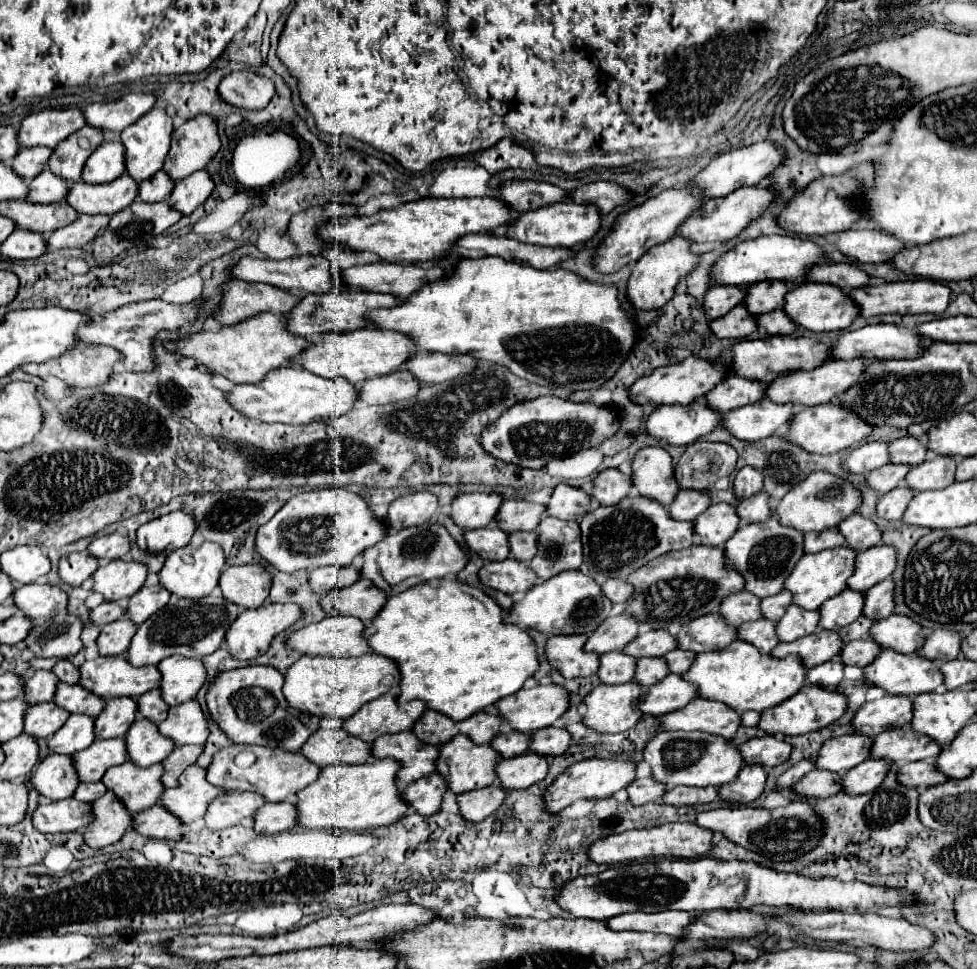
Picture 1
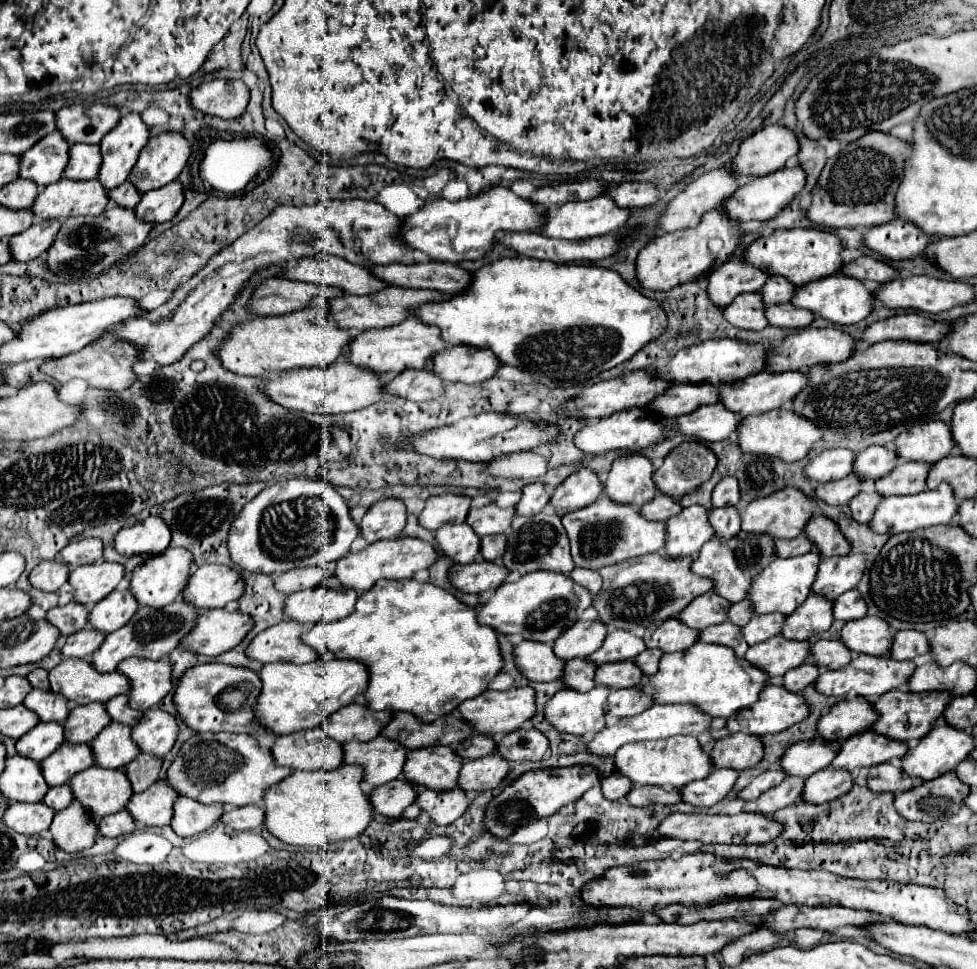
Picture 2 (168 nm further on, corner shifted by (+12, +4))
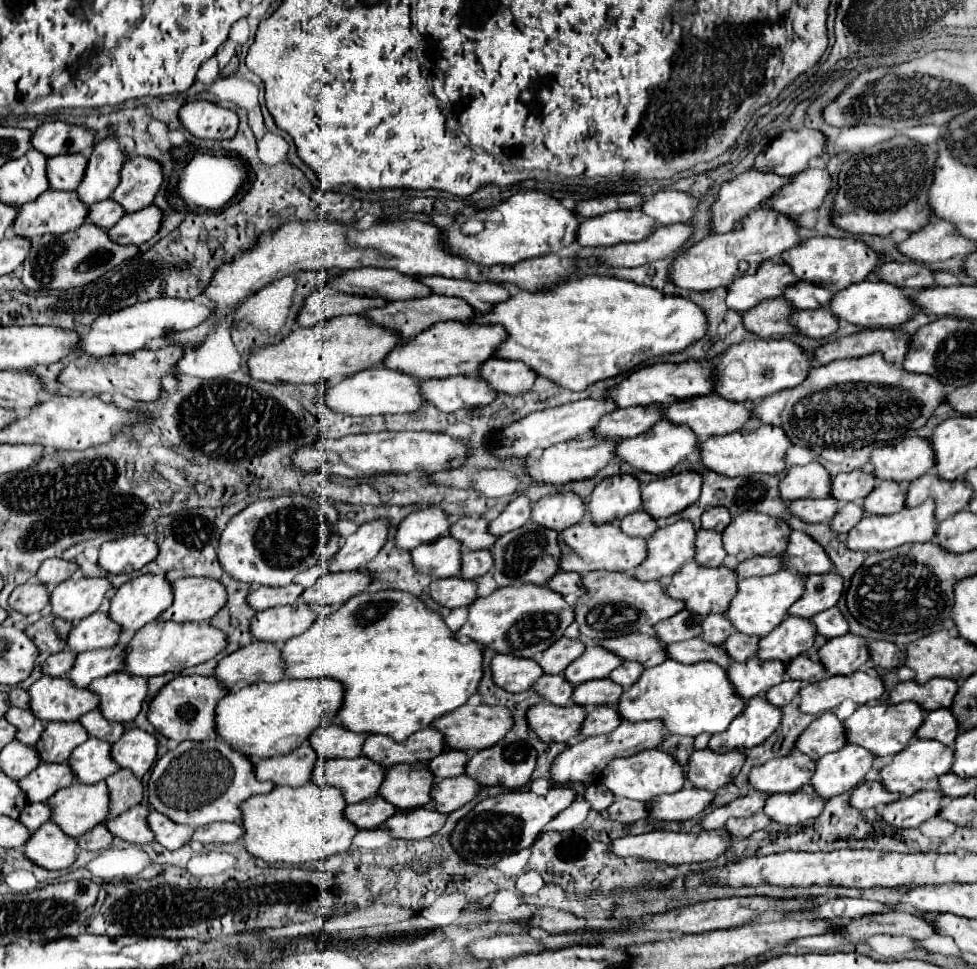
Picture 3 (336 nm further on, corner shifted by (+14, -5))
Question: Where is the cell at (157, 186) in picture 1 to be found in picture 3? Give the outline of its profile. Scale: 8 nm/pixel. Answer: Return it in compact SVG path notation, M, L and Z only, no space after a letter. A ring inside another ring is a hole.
M109 198L109 200L103 200L103 202L97 202L97 204L89 206L87 222L93 222L95 226L101 226L103 230L109 230L111 226L115 226L119 222L119 218L123 214L125 214L123 208Z

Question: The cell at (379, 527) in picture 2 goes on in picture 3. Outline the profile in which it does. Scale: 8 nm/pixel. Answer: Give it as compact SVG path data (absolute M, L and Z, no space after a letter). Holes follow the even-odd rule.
M373 520L367 524L361 524L355 534L351 534L345 544L337 550L333 558L325 564L325 570L329 572L351 572L363 568L367 562L371 562L377 552L383 548L387 540L387 522L385 520Z

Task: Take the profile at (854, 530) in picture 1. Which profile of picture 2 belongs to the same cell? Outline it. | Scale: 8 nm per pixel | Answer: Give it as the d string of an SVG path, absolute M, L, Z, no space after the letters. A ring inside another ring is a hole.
M821 513L805 525L805 535L819 547L819 553L823 557L851 553L851 545L847 545L847 539L843 533L839 533L839 525Z

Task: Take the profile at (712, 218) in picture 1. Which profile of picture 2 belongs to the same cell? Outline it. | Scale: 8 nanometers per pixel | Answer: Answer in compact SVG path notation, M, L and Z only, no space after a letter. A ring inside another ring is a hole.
M791 167L791 169L779 169L771 175L763 175L763 177L755 177L749 183L745 183L743 187L739 187L731 199L727 199L721 209L727 211L727 217L731 217L737 223L745 223L745 221L767 221L773 219L785 205L789 205L789 201L803 189L805 185L805 173L799 167Z

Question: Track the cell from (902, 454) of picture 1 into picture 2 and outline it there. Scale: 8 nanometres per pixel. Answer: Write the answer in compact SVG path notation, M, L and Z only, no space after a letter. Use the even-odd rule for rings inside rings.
M871 445L865 451L857 453L855 473L863 479L879 479L887 475L897 463L899 463L899 457L893 449L883 445Z

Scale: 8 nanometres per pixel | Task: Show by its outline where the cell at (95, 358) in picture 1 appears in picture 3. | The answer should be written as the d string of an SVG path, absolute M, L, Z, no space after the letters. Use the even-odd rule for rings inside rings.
M177 344L165 346L161 350L137 350L133 354L117 354L117 356L105 358L87 355L83 352L79 358L75 358L63 368L59 382L65 384L73 392L83 392L83 394L121 392L123 396L135 402L153 402L163 392L161 378L177 376L177 362L183 358L183 354L185 354L183 346L177 346Z

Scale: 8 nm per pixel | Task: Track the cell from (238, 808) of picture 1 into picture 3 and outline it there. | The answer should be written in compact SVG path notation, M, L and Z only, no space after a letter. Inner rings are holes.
M155 810L149 812L147 826L149 826L149 830L153 830L155 840L167 850L181 848L183 844L189 842L191 834L193 834L191 826L177 826L175 822L171 822L169 818L165 818L163 814L159 814Z

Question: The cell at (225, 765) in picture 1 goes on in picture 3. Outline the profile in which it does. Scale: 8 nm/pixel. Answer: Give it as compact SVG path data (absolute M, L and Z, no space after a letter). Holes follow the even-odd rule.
M205 740L205 742L181 742L173 750L169 750L165 756L161 756L149 776L147 794L149 794L149 806L161 814L165 814L169 820L185 826L207 826L213 822L239 822L241 810L239 804L245 802L249 796L255 794L267 794L273 790L271 782L259 782L255 778L253 764L249 758L243 758L239 752L233 752L225 742L219 740Z

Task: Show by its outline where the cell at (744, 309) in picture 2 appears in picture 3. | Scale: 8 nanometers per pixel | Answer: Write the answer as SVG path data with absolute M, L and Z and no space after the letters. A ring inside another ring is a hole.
M785 298L777 300L765 300L753 310L747 310L743 314L745 328L761 338L773 338L773 336L787 336L787 334L799 334L799 330L789 322L789 316L793 314L793 308Z

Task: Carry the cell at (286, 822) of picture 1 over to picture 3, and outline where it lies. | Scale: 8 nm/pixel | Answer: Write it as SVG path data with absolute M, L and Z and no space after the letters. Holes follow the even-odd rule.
M215 822L209 826L195 828L193 836L189 842L201 842L203 846L207 844L231 844L241 840L243 828L237 822Z

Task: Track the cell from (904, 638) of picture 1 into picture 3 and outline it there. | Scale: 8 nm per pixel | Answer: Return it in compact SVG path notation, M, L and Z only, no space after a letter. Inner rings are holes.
M855 634L831 638L819 648L817 656L829 676L849 676L869 660L867 640Z

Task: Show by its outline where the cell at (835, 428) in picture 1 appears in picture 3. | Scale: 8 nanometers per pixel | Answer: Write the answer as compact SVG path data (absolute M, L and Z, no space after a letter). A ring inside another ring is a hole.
M747 424L737 432L725 434L725 436L713 436L703 442L699 442L699 456L701 464L707 470L713 470L715 474L735 478L741 474L779 474L785 470L785 450L791 446L785 432L777 426L765 426L765 424Z

